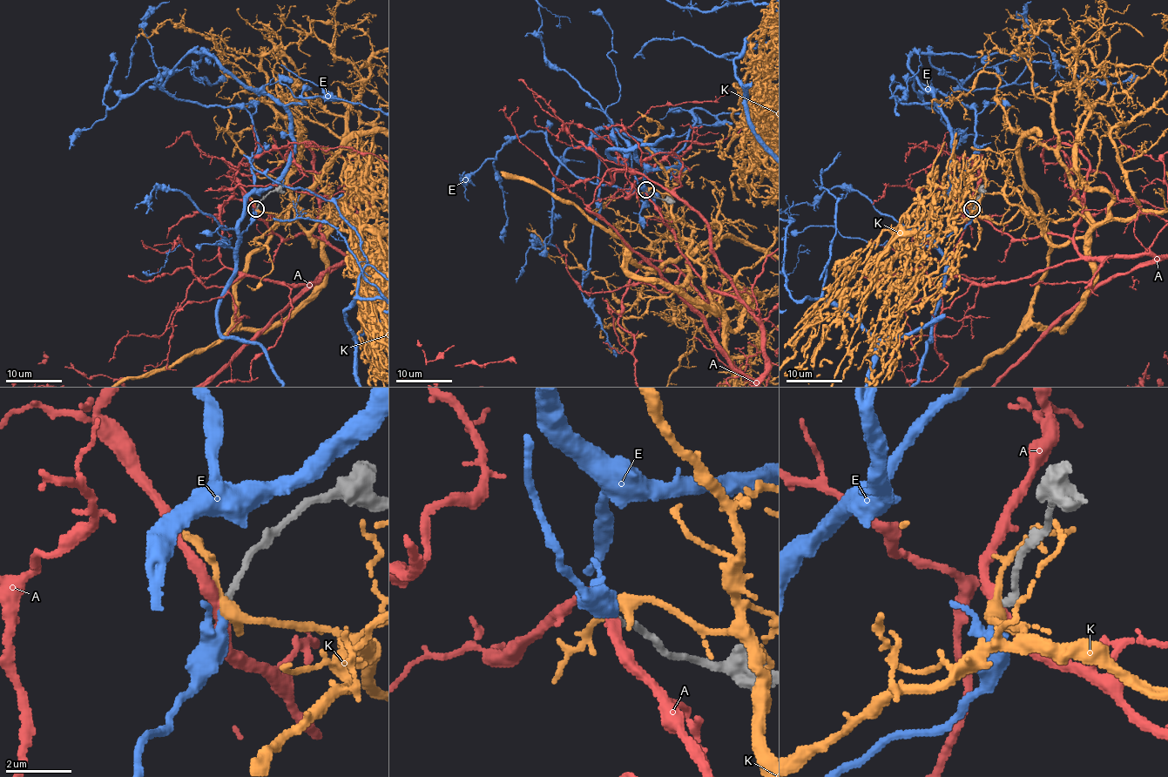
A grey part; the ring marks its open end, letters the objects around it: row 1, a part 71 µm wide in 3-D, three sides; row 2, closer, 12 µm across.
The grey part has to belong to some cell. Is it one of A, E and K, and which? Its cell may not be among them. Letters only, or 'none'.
E

